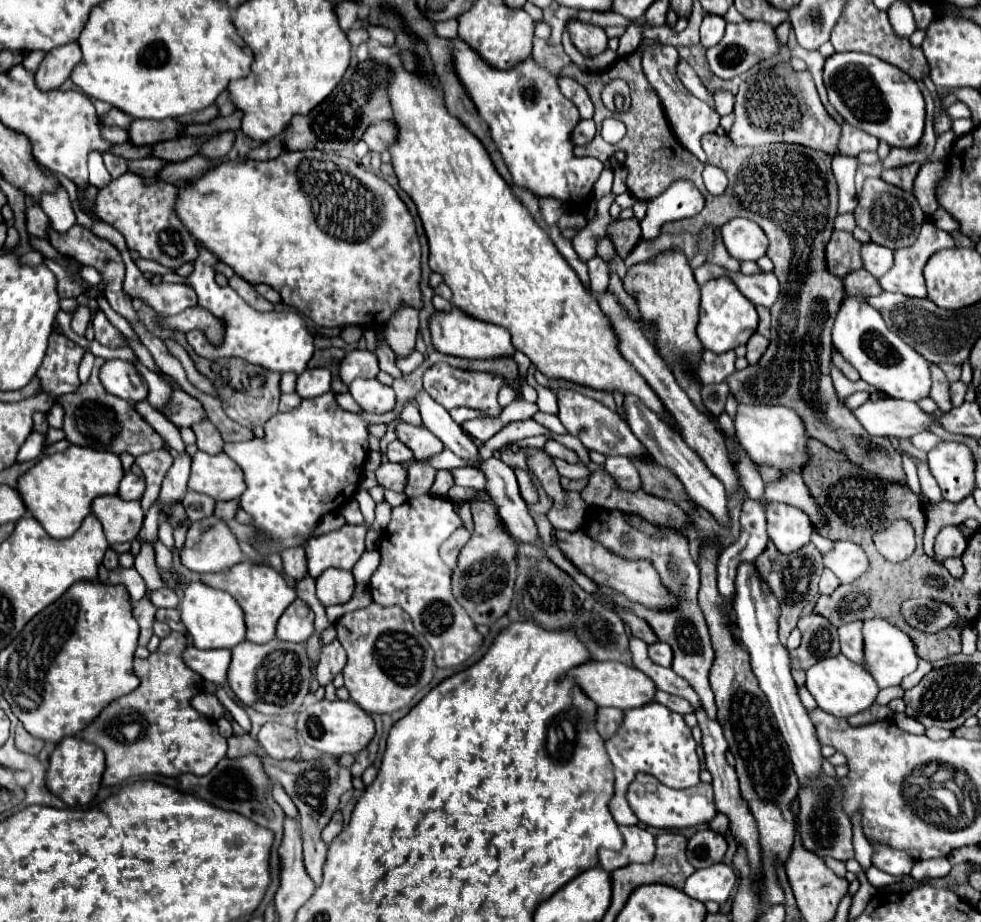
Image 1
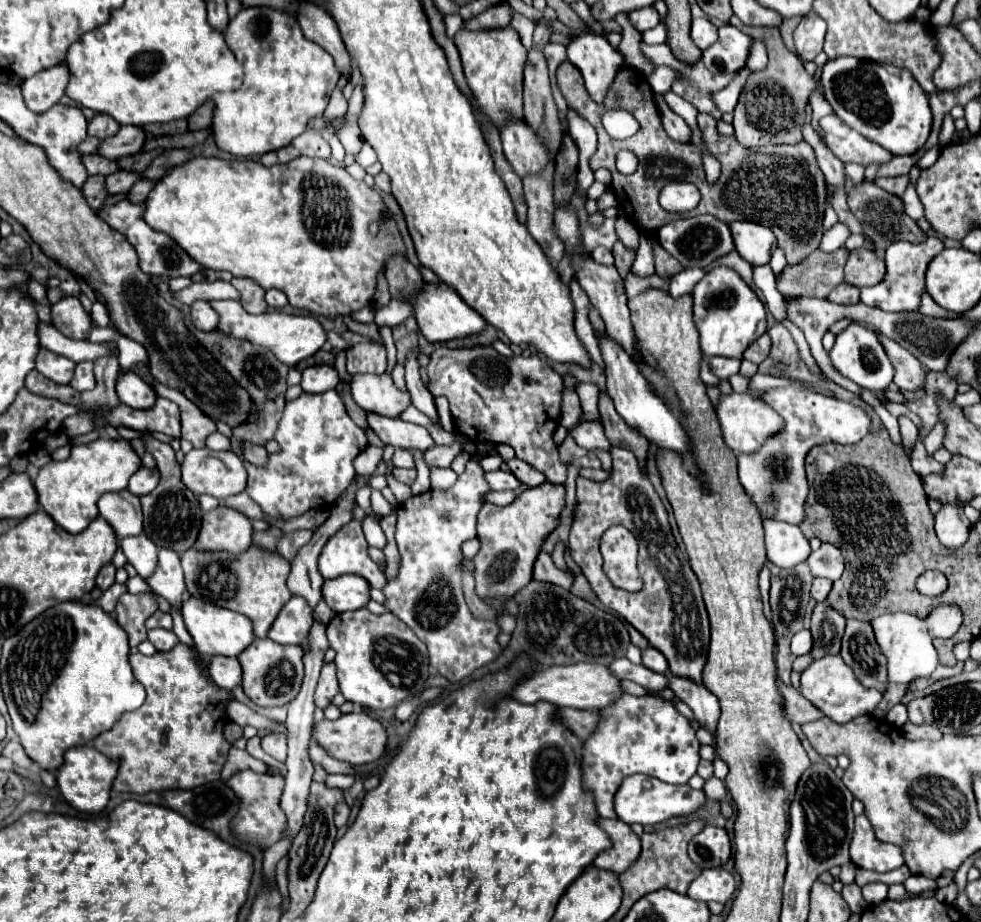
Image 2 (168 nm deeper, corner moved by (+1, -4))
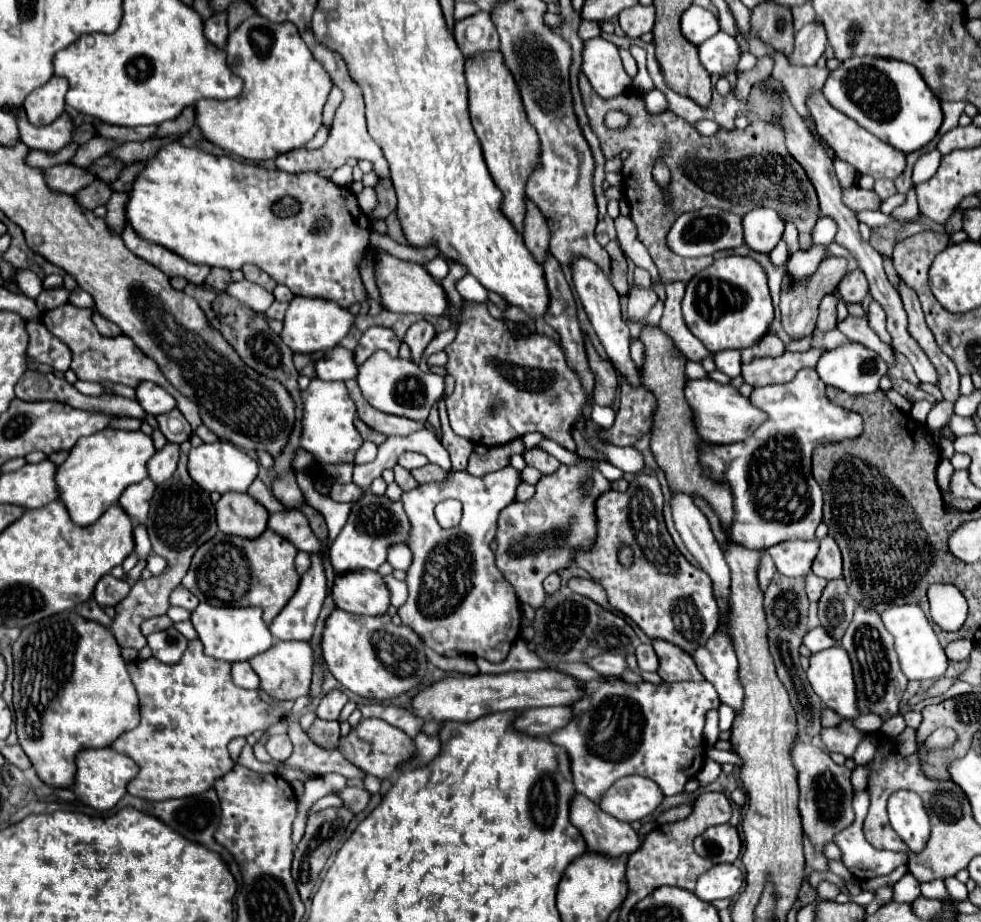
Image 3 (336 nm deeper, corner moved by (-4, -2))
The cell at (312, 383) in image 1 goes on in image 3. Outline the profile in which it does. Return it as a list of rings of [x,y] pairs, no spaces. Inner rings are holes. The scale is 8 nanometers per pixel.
[[[335,346],[325,352],[317,362],[317,378],[321,380],[351,380],[357,376],[355,354],[343,346]]]

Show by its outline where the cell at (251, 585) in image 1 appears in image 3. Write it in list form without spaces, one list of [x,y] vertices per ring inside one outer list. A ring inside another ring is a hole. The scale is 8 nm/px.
[[[269,528],[253,540],[219,532],[195,552],[183,586],[197,596],[199,602],[211,606],[259,606],[263,608],[265,624],[271,624],[299,588],[301,576],[293,566],[295,556],[297,548],[293,542]]]

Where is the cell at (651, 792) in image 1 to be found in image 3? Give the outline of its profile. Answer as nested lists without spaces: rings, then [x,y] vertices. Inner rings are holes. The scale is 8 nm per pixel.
[[[625,776],[605,790],[599,808],[617,820],[633,822],[649,816],[661,804],[661,800],[661,790],[657,790],[653,780],[641,776]]]

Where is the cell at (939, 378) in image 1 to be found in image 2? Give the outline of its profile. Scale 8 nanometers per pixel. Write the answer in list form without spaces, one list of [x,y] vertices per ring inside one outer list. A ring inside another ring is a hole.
[[[884,338],[884,348],[888,350],[888,356],[892,358],[892,364],[896,366],[896,378],[894,384],[898,384],[900,390],[916,392],[924,390],[926,386],[926,368],[900,344],[892,342],[890,338]]]

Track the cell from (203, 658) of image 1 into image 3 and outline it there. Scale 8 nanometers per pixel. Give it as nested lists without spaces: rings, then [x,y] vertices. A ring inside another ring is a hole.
[[[233,664],[233,682],[241,688],[249,690],[261,690],[261,680],[253,672],[251,664]]]

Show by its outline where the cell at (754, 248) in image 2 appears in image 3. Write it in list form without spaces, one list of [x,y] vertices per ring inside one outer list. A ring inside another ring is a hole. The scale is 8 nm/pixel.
[[[753,208],[743,216],[745,244],[755,252],[771,252],[783,236],[785,222],[771,208]]]

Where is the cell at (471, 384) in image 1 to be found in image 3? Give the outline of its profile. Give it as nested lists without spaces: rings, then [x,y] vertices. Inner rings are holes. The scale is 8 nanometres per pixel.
[[[463,300],[461,324],[459,324],[457,336],[455,336],[455,340],[445,348],[445,352],[447,352],[447,356],[449,356],[449,362],[447,362],[445,368],[447,368],[449,374],[455,378],[455,390],[453,390],[453,394],[447,398],[447,414],[449,414],[451,428],[453,428],[453,432],[455,432],[457,436],[463,436],[463,438],[467,438],[467,440],[471,440],[471,442],[475,442],[475,444],[501,446],[501,444],[507,444],[507,442],[511,442],[511,440],[515,440],[515,438],[525,436],[527,432],[543,432],[547,438],[555,440],[555,442],[561,444],[563,448],[575,450],[575,442],[573,442],[571,430],[573,430],[577,418],[583,414],[583,408],[585,408],[591,400],[589,400],[585,388],[581,386],[581,378],[577,376],[577,372],[575,372],[573,368],[569,368],[567,358],[565,358],[565,352],[563,352],[563,348],[561,348],[561,344],[559,344],[557,340],[553,340],[553,338],[549,338],[549,336],[545,336],[545,334],[539,334],[539,332],[533,332],[533,334],[529,334],[529,336],[515,336],[515,334],[511,332],[511,328],[509,328],[507,322],[495,320],[495,318],[489,314],[489,310],[487,310],[485,304],[477,304],[477,302]]]

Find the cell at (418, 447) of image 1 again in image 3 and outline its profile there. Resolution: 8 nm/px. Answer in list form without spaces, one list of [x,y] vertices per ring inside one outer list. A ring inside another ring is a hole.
[[[349,380],[345,382],[347,390],[349,390],[349,396],[351,400],[355,402],[357,406],[357,416],[373,430],[385,434],[385,436],[405,436],[405,434],[411,434],[415,432],[417,428],[423,428],[421,422],[415,422],[415,420],[409,420],[409,418],[401,418],[401,416],[393,416],[393,414],[385,414],[385,412],[379,412],[375,410],[363,396],[361,396],[361,390],[357,388],[357,380]],[[385,428],[403,428],[403,430],[385,430]]]

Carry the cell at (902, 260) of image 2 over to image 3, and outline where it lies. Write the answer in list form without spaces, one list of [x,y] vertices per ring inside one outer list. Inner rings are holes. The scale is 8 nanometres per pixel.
[[[871,302],[869,310],[867,310],[867,322],[869,322],[869,328],[871,328],[887,346],[891,346],[891,336],[887,336],[887,330],[885,330],[885,312],[883,312],[883,308],[881,308],[877,302]]]

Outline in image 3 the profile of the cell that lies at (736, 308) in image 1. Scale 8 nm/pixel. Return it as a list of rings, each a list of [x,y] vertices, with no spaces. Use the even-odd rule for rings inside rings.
[[[747,256],[719,258],[709,268],[697,272],[687,284],[681,308],[687,328],[711,354],[729,348],[741,350],[753,346],[767,334],[769,324],[773,322],[767,274],[759,262]]]

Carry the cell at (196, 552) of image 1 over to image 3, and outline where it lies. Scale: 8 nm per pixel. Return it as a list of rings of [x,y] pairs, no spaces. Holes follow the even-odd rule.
[[[227,492],[215,504],[219,530],[233,536],[257,538],[267,528],[269,512],[249,494]]]

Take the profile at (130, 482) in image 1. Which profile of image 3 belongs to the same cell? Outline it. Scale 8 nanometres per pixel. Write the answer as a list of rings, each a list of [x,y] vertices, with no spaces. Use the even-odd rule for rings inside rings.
[[[167,442],[159,452],[155,452],[155,456],[149,460],[147,464],[147,470],[149,470],[149,478],[155,482],[155,484],[161,484],[165,480],[169,480],[177,468],[177,462],[179,462],[179,456],[181,456],[181,448],[179,444],[171,444]]]

